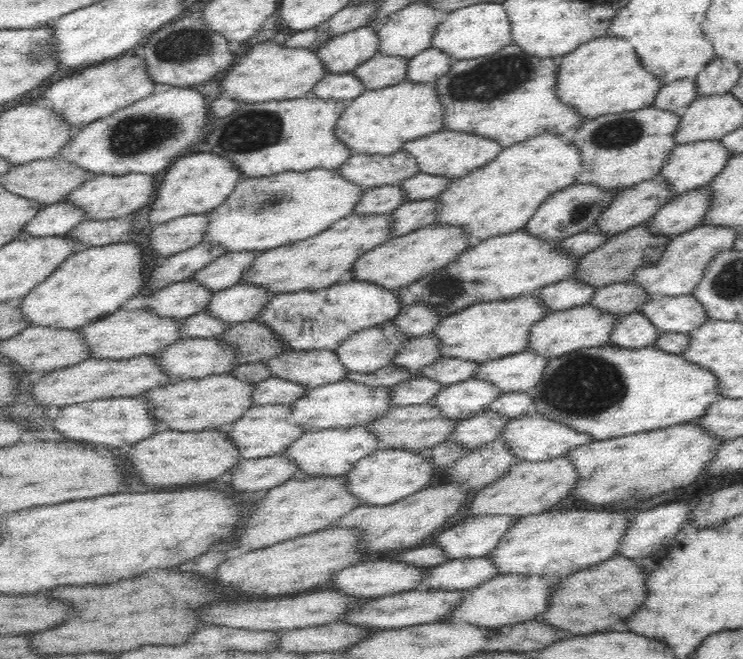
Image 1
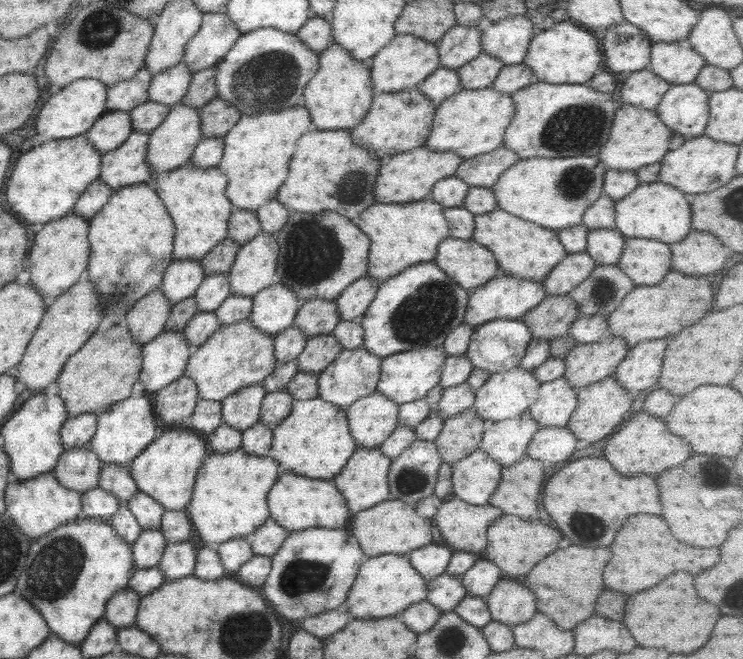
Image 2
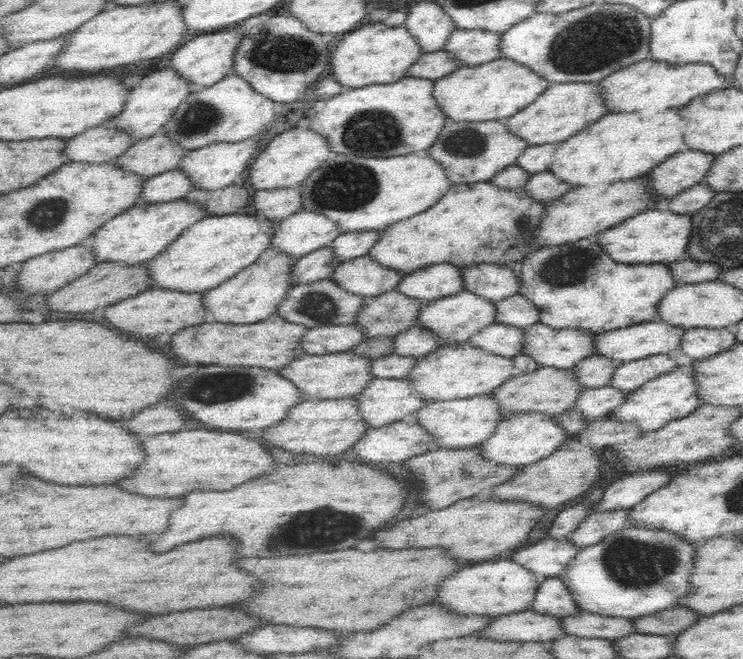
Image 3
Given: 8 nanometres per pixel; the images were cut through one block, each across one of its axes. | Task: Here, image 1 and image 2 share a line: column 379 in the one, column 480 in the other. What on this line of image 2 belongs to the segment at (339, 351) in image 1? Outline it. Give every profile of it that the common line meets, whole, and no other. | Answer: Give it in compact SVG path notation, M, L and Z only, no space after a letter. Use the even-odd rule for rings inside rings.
M520 319L490 320L473 329L473 333L469 337L469 344L463 355L471 362L473 368L497 373L517 367L527 343L532 338L531 330Z

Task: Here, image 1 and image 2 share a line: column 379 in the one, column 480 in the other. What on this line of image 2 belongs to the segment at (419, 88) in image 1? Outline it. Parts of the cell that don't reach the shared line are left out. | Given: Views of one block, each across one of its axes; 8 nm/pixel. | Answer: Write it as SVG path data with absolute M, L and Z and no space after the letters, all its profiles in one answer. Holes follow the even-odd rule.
M487 87L479 90L459 89L435 106L433 122L424 147L433 152L451 152L467 160L485 154L503 141L503 131L515 115L515 104L509 94L495 92Z

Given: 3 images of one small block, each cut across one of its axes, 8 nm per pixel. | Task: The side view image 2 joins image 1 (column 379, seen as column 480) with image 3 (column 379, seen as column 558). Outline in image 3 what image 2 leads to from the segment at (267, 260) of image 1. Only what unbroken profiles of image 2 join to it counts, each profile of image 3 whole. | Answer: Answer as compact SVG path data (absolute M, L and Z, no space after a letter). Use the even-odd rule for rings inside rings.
M490 181L455 184L432 208L384 229L369 255L408 274L442 263L462 268L484 263L511 266L543 248L534 234L549 204L532 198L523 187L502 188Z

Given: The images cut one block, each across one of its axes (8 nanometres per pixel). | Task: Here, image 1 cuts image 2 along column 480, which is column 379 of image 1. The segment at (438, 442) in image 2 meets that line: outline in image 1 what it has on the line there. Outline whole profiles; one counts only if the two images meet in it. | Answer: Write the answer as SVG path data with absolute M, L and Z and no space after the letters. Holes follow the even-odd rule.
M434 402L422 405L397 406L371 422L367 427L380 439L386 449L411 449L424 451L450 441L451 434L459 425L458 419L450 419L440 411Z

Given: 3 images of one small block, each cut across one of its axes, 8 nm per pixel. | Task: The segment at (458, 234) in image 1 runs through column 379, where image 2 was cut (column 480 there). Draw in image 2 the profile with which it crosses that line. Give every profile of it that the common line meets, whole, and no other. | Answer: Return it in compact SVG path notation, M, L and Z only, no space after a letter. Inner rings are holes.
M444 238L431 261L459 288L471 292L500 274L493 254L470 238Z

